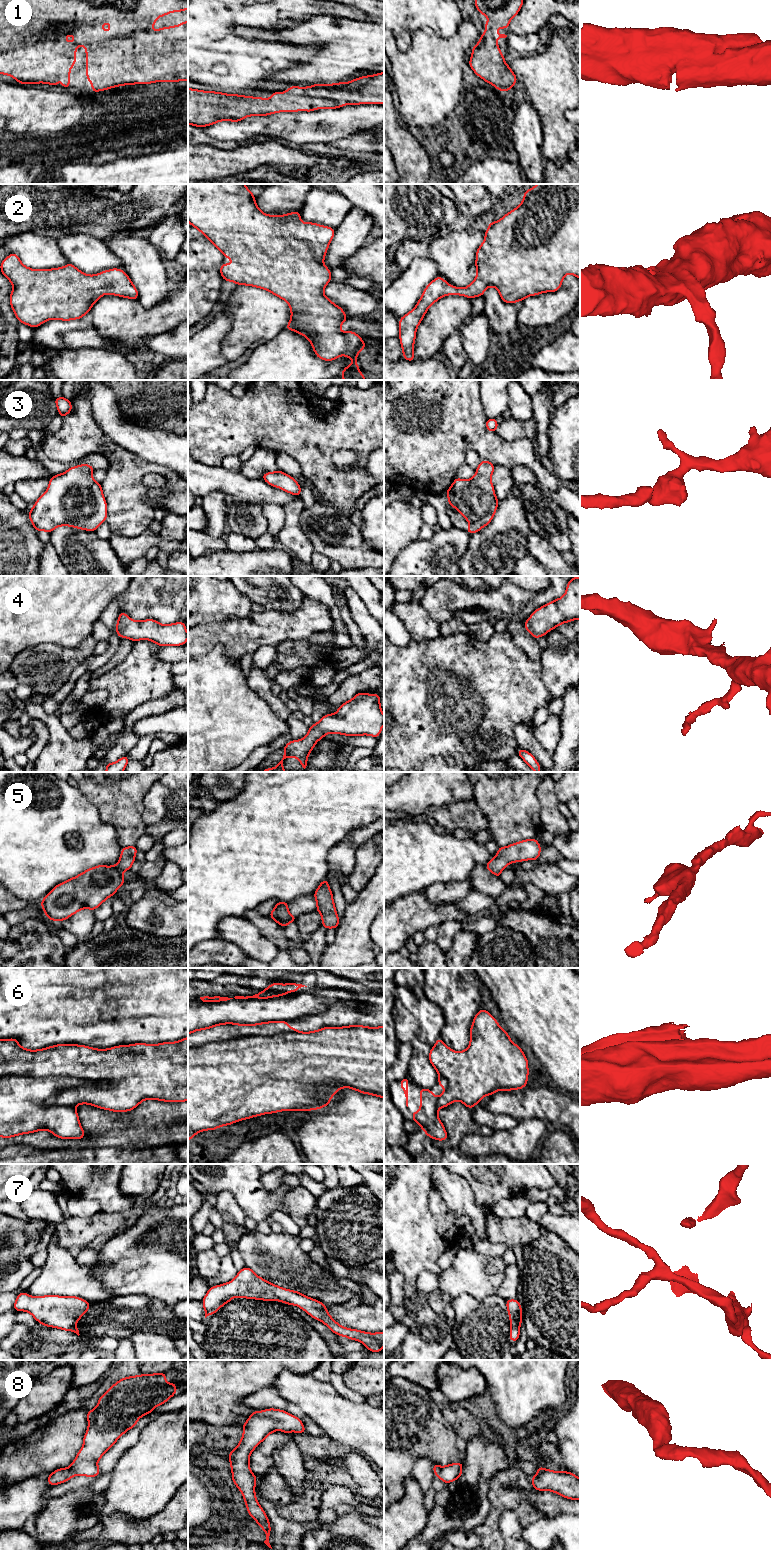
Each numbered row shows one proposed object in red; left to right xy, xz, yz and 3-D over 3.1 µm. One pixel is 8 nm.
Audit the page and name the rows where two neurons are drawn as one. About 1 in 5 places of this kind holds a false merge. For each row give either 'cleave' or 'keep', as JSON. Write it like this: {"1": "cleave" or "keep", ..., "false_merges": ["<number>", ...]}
{"1": "keep", "2": "keep", "3": "keep", "4": "keep", "5": "keep", "6": "cleave", "7": "keep", "8": "keep", "false_merges": ["6"]}

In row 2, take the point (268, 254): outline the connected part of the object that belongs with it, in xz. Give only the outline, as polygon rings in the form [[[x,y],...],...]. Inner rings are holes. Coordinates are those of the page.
[[[188,184],[188,222],[224,256],[235,261],[220,265],[224,281],[262,288],[285,300],[291,310],[286,330],[305,336],[322,360],[333,361],[342,355],[351,358],[352,364],[340,374],[343,380],[366,379],[356,361],[359,352],[366,348],[365,342],[353,331],[340,330],[348,317],[324,296],[324,288],[332,279],[323,261],[334,228],[312,222],[302,224],[299,211],[282,216],[264,214],[245,184]]]

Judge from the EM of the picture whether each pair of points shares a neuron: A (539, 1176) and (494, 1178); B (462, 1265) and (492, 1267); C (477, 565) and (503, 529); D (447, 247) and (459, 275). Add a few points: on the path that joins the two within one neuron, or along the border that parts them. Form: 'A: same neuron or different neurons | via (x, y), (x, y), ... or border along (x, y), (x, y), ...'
A: same neuron | via (528, 1176), (505, 1176)
B: same neuron | via (469, 1266), (485, 1266)
C: same neuron | via (483, 556), (500, 538)
D: same neuron | via (454, 254), (455, 263), (458, 268)

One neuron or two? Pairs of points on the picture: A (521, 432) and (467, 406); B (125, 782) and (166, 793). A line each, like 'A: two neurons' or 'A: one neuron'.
A: two neurons
B: two neurons

